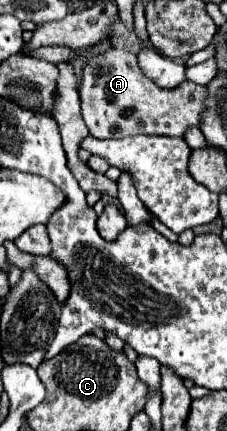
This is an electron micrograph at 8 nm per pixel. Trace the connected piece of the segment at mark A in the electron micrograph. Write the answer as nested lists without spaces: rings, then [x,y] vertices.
[[[109,49],[103,55],[91,57],[83,69],[83,83],[81,83],[81,109],[85,115],[85,123],[89,133],[99,139],[123,139],[129,135],[171,135],[171,137],[185,137],[189,127],[201,127],[201,115],[207,111],[207,87],[197,85],[191,81],[183,81],[173,89],[157,87],[151,79],[147,79],[137,63],[137,57],[123,49]]]

